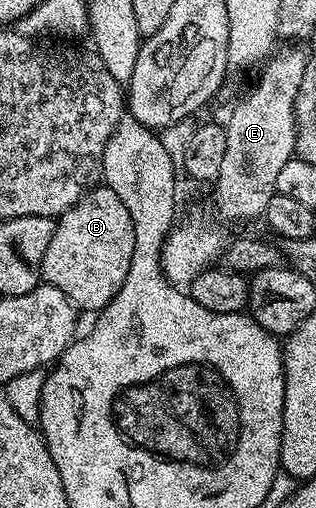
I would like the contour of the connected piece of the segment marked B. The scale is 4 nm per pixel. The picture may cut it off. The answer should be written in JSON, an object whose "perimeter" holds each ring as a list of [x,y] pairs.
{"perimeter":[[[101,184],[84,194],[71,209],[60,215],[56,224],[51,244],[47,244],[47,252],[43,252],[41,261],[44,285],[59,288],[59,292],[63,292],[63,296],[69,298],[78,311],[104,310],[105,305],[119,292],[119,288],[123,288],[123,280],[127,280],[127,272],[131,268],[131,256],[135,252],[135,244],[139,237],[131,224],[131,212],[123,208],[123,200],[119,200],[115,192]]]}

